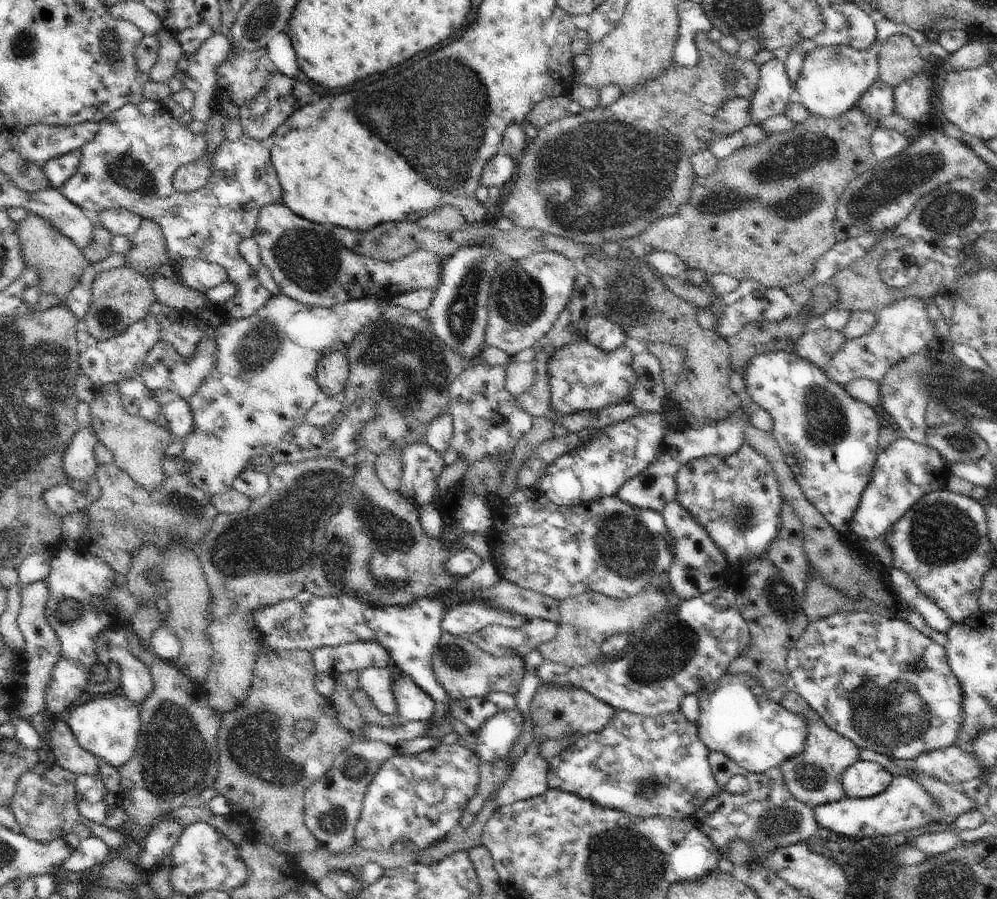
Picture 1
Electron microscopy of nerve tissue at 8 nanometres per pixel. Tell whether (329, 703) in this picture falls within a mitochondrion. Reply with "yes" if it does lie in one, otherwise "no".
no

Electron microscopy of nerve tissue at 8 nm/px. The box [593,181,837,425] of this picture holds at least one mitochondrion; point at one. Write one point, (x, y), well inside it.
(635, 299)

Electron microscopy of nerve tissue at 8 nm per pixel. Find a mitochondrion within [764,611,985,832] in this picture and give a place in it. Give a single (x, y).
(890, 713)

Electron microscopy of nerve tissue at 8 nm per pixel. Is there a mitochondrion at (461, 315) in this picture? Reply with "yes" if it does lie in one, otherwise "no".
yes

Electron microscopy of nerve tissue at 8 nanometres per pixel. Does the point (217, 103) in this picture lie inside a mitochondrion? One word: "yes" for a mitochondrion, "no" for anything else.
no

